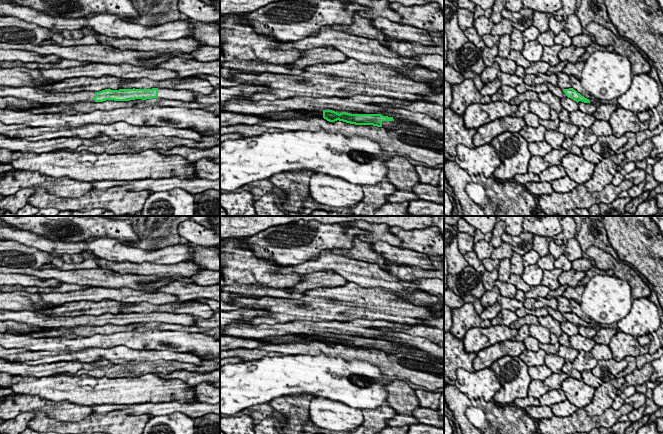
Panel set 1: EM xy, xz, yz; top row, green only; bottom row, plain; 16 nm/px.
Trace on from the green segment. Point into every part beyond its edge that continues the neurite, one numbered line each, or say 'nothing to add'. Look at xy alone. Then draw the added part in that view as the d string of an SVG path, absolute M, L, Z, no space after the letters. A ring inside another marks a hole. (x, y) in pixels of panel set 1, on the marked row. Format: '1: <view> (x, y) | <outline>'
1: xy (30, 94) | M0 85L0 96L12 96L25 99L28 102L42 104L71 104L81 101L94 101L95 92L46 92L33 87L10 87Z
2: xy (170, 94) | M158 88L158 98L167 100L178 100L185 102L195 101L195 92L185 89L163 89Z

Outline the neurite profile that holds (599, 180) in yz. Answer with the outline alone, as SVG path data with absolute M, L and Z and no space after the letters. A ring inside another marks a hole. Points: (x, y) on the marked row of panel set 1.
M613 154L608 158L604 158L597 165L595 165L593 176L583 185L588 192L600 192L602 191L607 184L611 184L613 176L617 172L618 165L625 159L625 154Z

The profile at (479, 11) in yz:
M476 6L475 12L473 14L474 14L474 19L477 19L480 16L485 16L487 18L490 18L492 14L492 9L484 10L481 7Z

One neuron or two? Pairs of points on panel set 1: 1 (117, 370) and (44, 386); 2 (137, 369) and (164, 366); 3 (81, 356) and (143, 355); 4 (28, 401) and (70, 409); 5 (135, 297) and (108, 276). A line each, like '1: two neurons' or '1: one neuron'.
1: two neurons
2: one neuron
3: one neuron
4: one neuron
5: two neurons

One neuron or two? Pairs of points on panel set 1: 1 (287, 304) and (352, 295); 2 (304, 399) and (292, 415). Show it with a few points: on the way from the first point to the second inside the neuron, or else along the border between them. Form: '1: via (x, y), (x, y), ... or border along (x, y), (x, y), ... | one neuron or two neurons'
1: via (303, 309), (330, 309), (336, 303) | one neuron
2: via (300, 403), (296, 407), (296, 411) | one neuron

